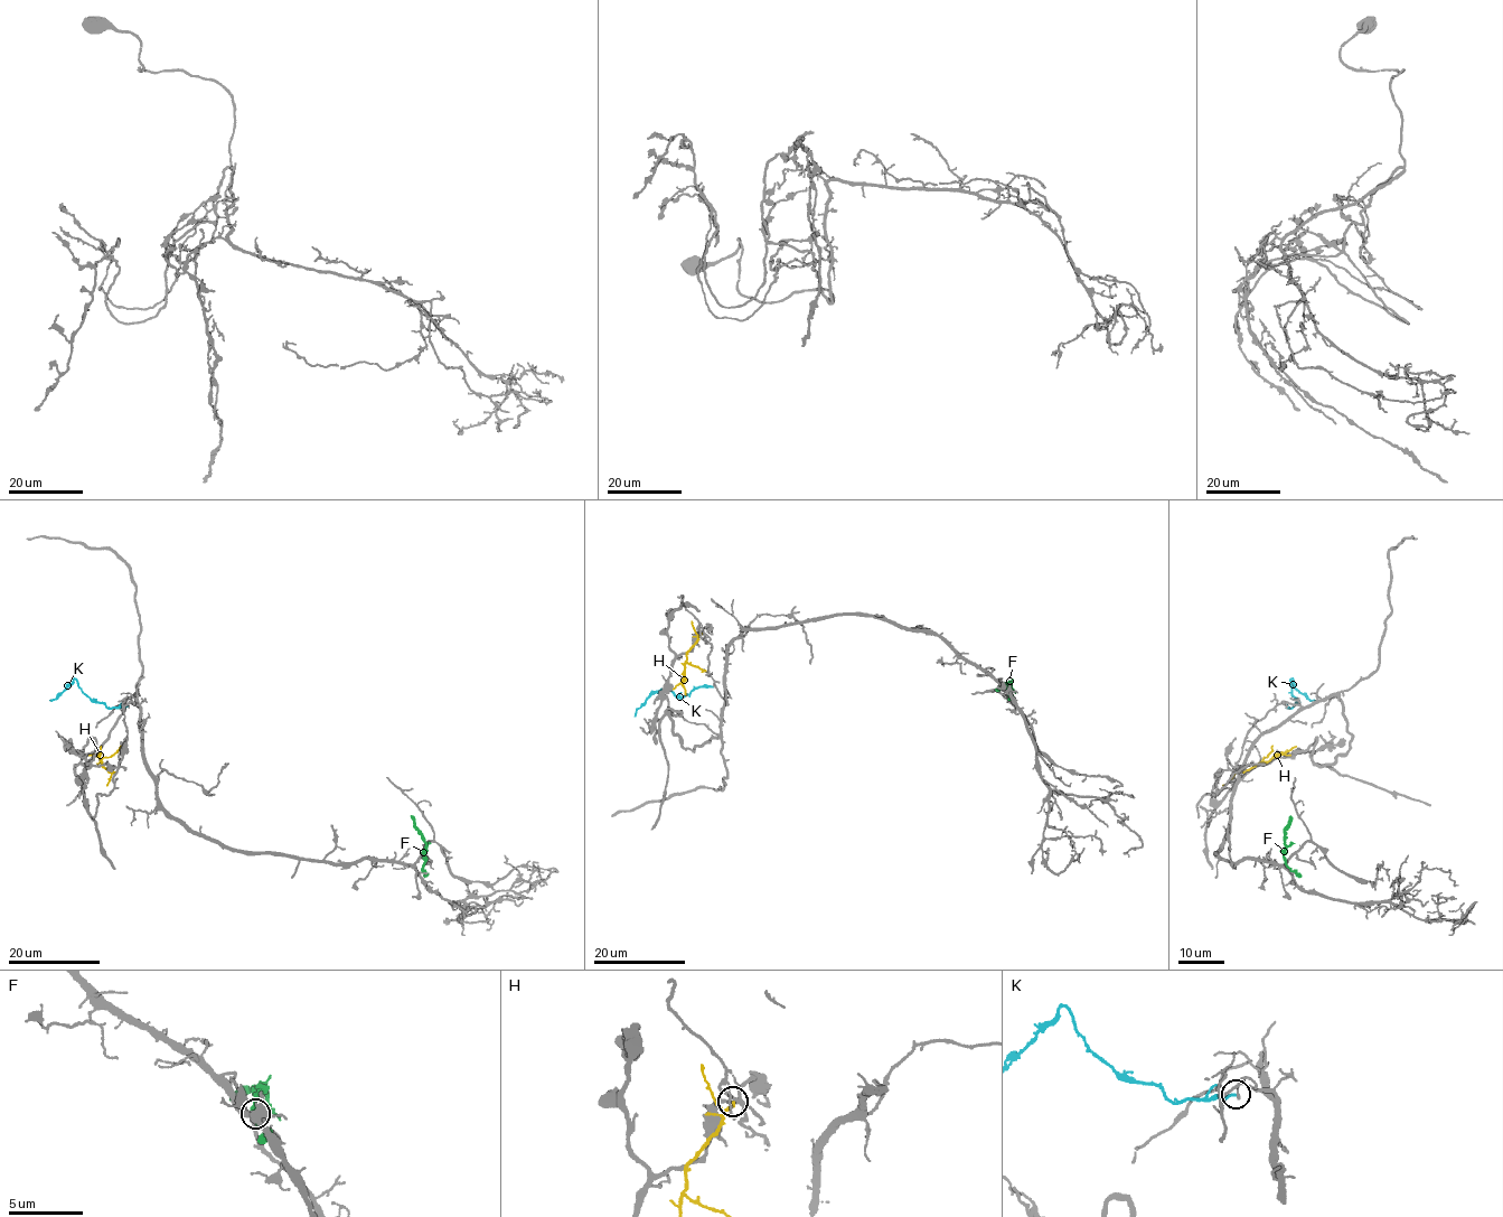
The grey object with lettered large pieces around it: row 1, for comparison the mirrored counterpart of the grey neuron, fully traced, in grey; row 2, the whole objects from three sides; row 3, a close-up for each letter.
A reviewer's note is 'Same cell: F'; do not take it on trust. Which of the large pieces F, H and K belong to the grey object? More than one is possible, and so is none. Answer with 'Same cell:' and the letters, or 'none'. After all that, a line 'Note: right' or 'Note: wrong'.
Same cell: none
Note: wrong

